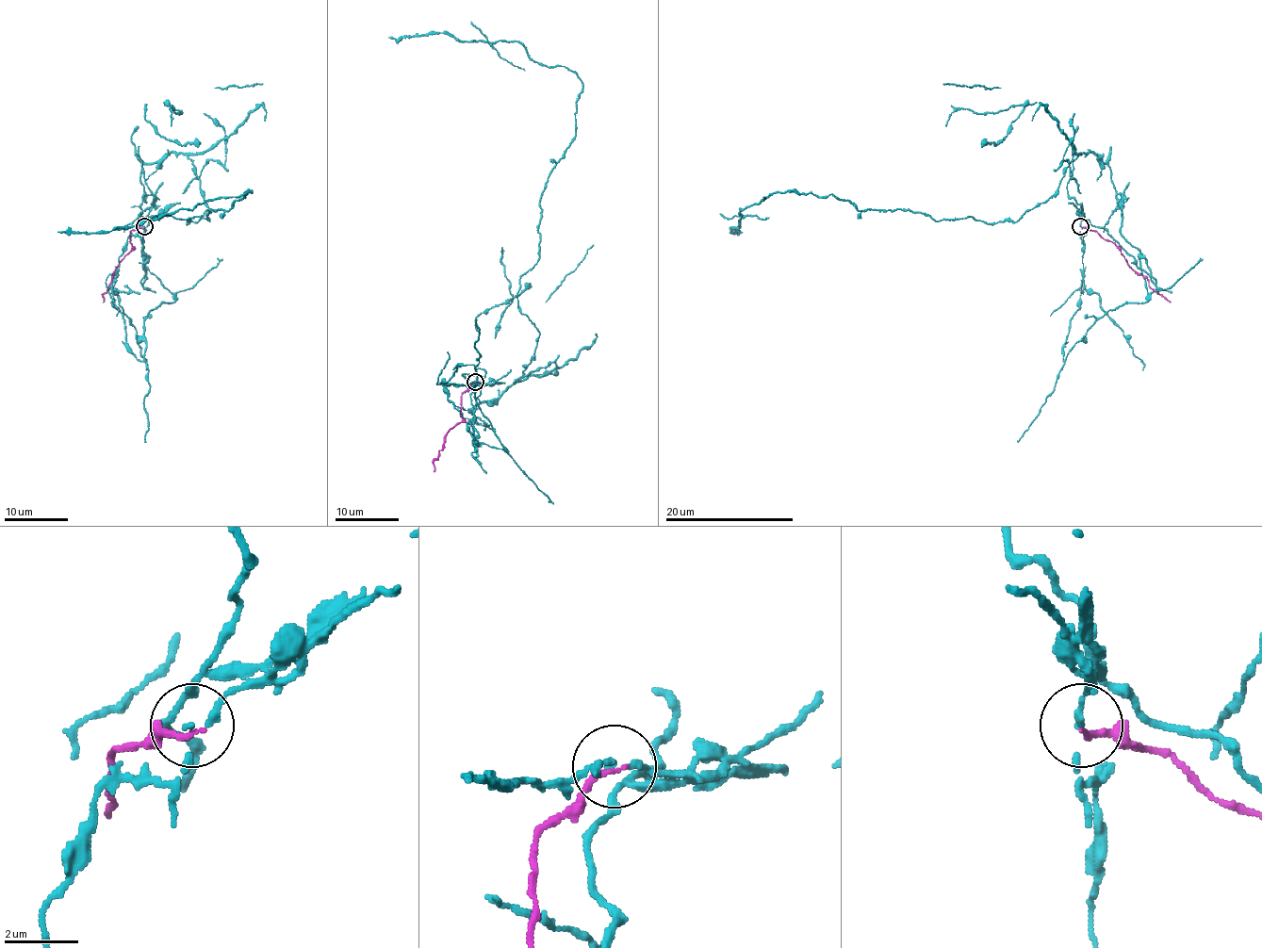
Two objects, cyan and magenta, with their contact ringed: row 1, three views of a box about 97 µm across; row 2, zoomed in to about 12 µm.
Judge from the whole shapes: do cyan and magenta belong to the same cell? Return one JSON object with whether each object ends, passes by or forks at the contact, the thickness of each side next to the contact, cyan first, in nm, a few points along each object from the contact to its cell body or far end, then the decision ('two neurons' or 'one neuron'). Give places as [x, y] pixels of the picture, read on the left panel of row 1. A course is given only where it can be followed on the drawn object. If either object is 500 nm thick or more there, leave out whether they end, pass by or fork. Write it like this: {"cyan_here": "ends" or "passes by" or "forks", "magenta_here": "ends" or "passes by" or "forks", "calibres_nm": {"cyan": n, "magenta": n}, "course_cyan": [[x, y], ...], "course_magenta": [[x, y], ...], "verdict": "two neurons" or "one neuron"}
{"cyan_here": "passes by", "magenta_here": "ends", "calibres_nm": {"cyan": 120, "magenta": 140}, "course_cyan": [[144, 225], [144, 259], [141, 167], [172, 152], [192, 162], [208, 208], [186, 222], [252, 192], [58, 232]], "course_magenta": [[144, 227], [130, 231], [132, 248], [114, 270], [103, 294], [103, 302]], "verdict": "two neurons"}

